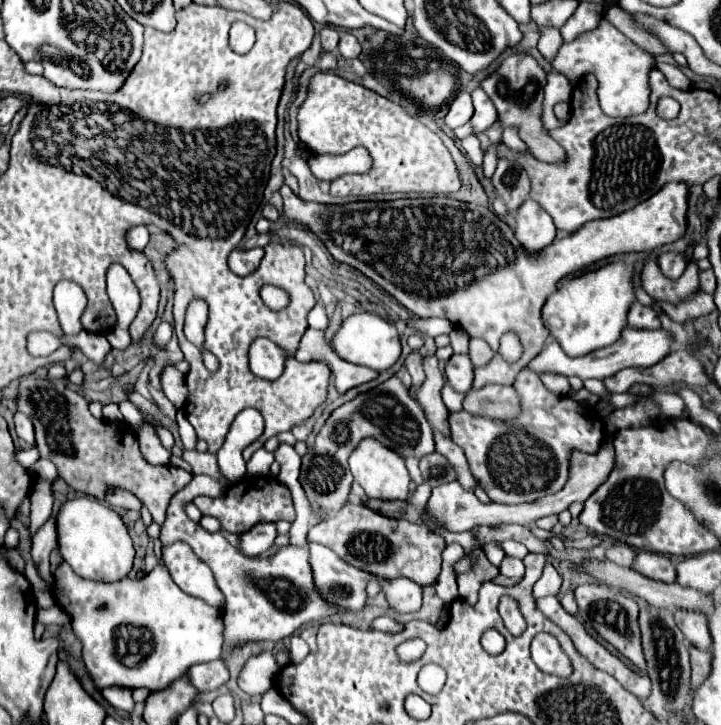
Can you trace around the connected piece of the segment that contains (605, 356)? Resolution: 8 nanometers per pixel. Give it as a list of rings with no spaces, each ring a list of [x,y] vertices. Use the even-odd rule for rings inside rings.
[[[626,326],[622,330],[622,336],[620,340],[616,340],[612,346],[608,348],[600,348],[600,350],[594,350],[586,356],[578,356],[578,358],[570,358],[562,352],[562,348],[558,348],[558,344],[552,340],[546,344],[546,348],[528,364],[528,368],[532,368],[534,372],[542,374],[542,372],[556,372],[556,374],[562,374],[562,376],[578,376],[582,380],[586,378],[598,378],[598,380],[604,380],[608,376],[614,376],[616,372],[624,370],[624,368],[630,368],[630,366],[638,366],[638,368],[650,368],[654,364],[658,364],[662,358],[666,358],[670,352],[672,352],[672,342],[674,342],[674,336],[664,330],[664,328],[658,328],[658,330],[638,330],[638,328],[630,328]]]

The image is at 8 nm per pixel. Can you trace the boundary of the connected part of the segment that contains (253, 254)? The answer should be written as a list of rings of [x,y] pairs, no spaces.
[[[236,248],[228,256],[228,268],[238,276],[246,276],[258,268],[262,258],[264,258],[264,248],[252,248],[252,250]]]

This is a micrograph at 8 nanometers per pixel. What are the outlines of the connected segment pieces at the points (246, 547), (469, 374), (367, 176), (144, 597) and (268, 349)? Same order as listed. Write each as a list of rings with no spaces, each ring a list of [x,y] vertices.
[[[262,522],[262,524],[256,524],[250,532],[244,532],[240,536],[240,548],[246,556],[258,556],[274,544],[276,536],[278,536],[276,524]]]
[[[454,354],[446,362],[446,382],[456,390],[466,394],[472,388],[474,380],[474,366],[468,358],[468,354]]]
[[[318,72],[310,78],[308,96],[298,110],[298,138],[312,154],[346,154],[356,146],[364,146],[370,152],[374,166],[364,174],[346,174],[331,182],[332,197],[363,199],[380,192],[394,192],[397,199],[413,199],[452,194],[460,188],[456,164],[430,128],[412,118],[400,104],[332,72]]]
[[[62,562],[54,578],[56,602],[72,616],[72,628],[82,642],[82,660],[100,690],[108,686],[162,690],[192,664],[222,658],[220,610],[182,592],[162,564],[142,580],[96,582],[80,578]]]
[[[256,338],[250,346],[250,370],[254,376],[274,380],[284,372],[286,354],[268,338]]]

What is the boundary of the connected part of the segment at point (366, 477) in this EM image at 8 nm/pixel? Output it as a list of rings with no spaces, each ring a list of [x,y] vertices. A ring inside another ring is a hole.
[[[362,440],[362,444],[350,456],[350,472],[354,476],[354,482],[358,482],[374,500],[390,502],[408,498],[410,474],[406,470],[404,460],[396,452],[390,452],[386,446],[378,444],[378,440]]]

